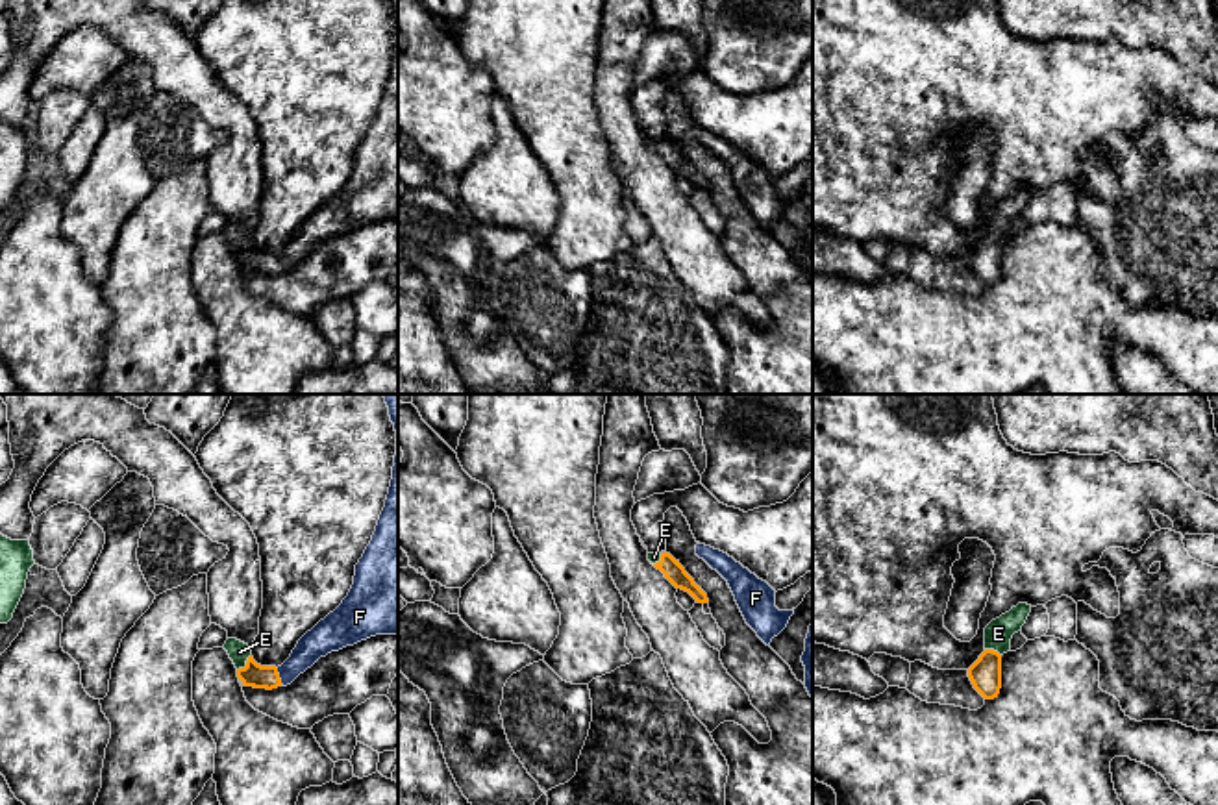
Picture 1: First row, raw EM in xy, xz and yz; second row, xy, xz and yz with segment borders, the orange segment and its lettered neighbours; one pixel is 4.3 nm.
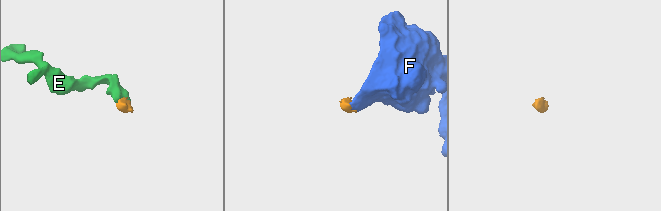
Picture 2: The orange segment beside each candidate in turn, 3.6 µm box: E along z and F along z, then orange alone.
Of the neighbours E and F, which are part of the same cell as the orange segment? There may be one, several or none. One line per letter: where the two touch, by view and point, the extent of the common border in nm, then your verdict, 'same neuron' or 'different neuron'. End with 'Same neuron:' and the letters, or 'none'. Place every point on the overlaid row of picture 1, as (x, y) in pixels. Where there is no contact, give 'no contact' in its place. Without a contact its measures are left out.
E: xy (247, 663) | 100 nm | same neuron
F: xy (278, 676) | 80 nm | same neuron
Same neuron: E, F

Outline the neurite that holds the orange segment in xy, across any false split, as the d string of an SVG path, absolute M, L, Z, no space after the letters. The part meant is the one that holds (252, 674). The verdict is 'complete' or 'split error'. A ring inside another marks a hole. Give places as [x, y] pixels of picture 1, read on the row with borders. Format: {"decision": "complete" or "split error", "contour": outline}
{"decision": "split error", "contour": "M383 394L396 431L396 455L385 507L342 603L307 631L281 666L261 666L252 648L228 638L224 650L244 687L291 685L320 657L376 635L398 635L398 394Z"}

